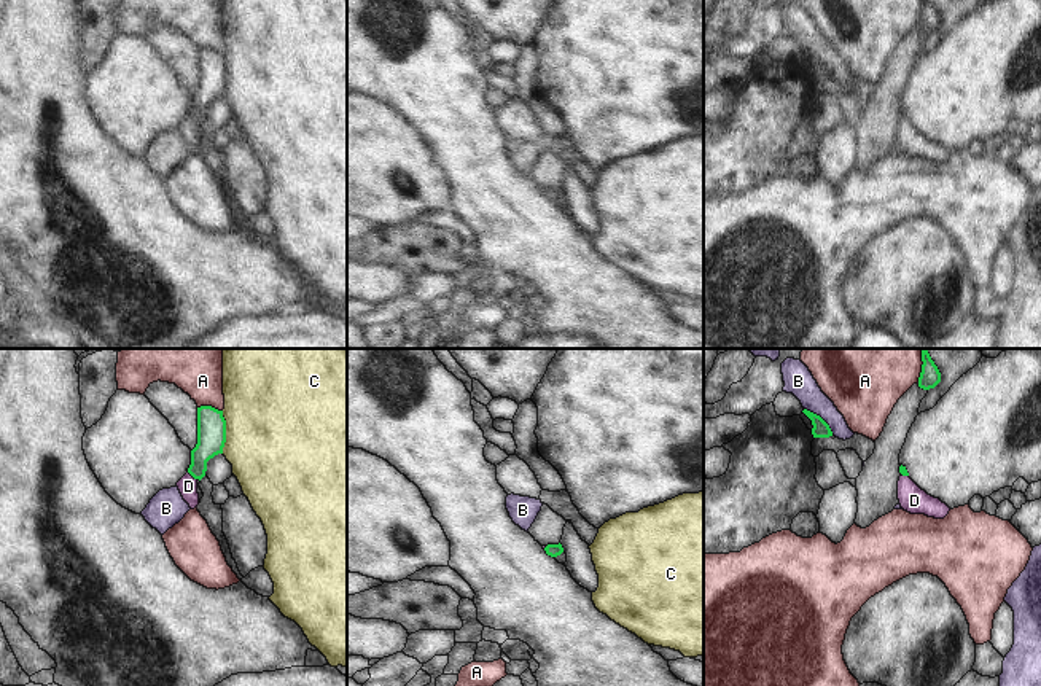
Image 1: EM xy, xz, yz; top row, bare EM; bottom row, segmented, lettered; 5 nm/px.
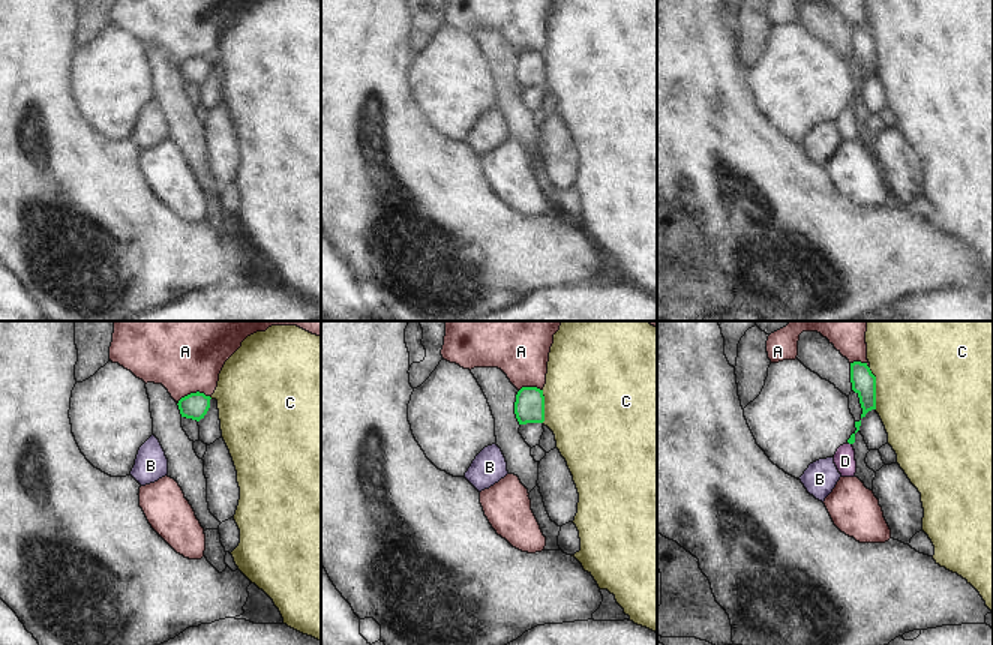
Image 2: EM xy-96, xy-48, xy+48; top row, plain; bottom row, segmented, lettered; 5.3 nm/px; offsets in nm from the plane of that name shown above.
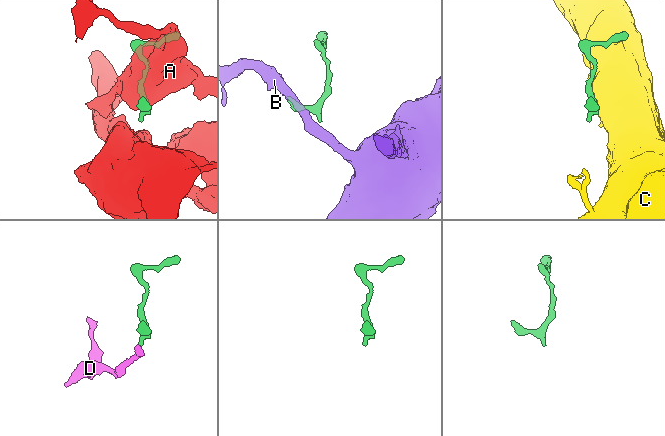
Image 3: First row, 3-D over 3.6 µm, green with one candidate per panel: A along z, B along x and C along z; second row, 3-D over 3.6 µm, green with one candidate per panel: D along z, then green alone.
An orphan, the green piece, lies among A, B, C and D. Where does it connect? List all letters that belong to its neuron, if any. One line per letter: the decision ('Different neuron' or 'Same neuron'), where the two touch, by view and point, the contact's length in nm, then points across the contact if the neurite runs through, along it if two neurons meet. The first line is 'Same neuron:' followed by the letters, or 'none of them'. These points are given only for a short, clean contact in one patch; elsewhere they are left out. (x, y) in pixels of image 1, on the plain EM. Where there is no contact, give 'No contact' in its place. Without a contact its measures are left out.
Same neuron: D
A: Different neuron. Touches green at xy (210, 50). Shared border 130 nm
B: Different neuron. Touches green at yz (820, 61). Shared border 200 nm. Boundary: yz (804, 51), (815, 56), (833, 77)
C: Different neuron. Touches green at xy (225, 75). Shared border 220 nm
D: Same neuron. Touches green at xy (193, 120). Shared border 60 nm. Path across: xy (210, 74), (193, 120), (188, 129)

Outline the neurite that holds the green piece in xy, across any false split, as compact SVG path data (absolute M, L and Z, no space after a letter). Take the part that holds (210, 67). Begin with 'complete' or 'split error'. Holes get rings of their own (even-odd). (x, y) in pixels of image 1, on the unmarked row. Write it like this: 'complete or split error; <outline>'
split error; M212 49L197 51L197 88L191 94L188 116L177 126L183 143L191 153L199 148L197 126L205 119L207 105L223 97L226 86L226 64L223 54Z

